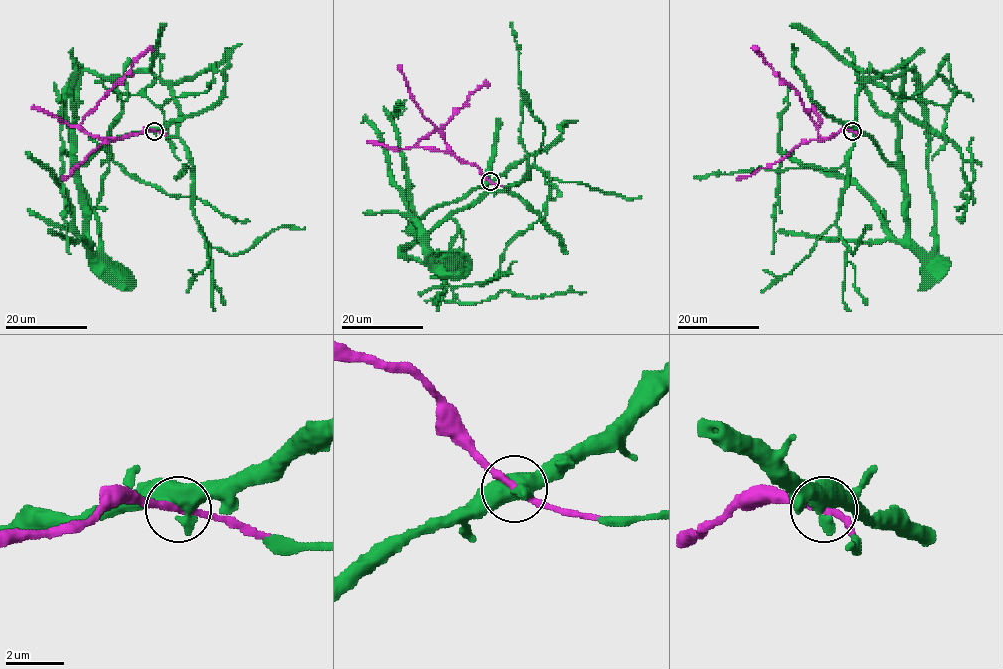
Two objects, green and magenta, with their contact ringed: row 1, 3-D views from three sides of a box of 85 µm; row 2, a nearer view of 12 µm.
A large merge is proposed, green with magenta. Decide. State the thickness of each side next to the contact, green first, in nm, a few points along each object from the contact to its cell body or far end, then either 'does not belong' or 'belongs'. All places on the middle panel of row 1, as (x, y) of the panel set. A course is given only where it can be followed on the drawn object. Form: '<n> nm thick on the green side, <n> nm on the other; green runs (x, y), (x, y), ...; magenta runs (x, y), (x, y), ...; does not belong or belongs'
600 nm thick on the green side, 240 nm on the other; green runs (490, 181), (459, 198), (431, 208), (413, 227), (436, 258); magenta runs (490, 181), (475, 165), (416, 145), (441, 129), (468, 96), (488, 82); belongs

